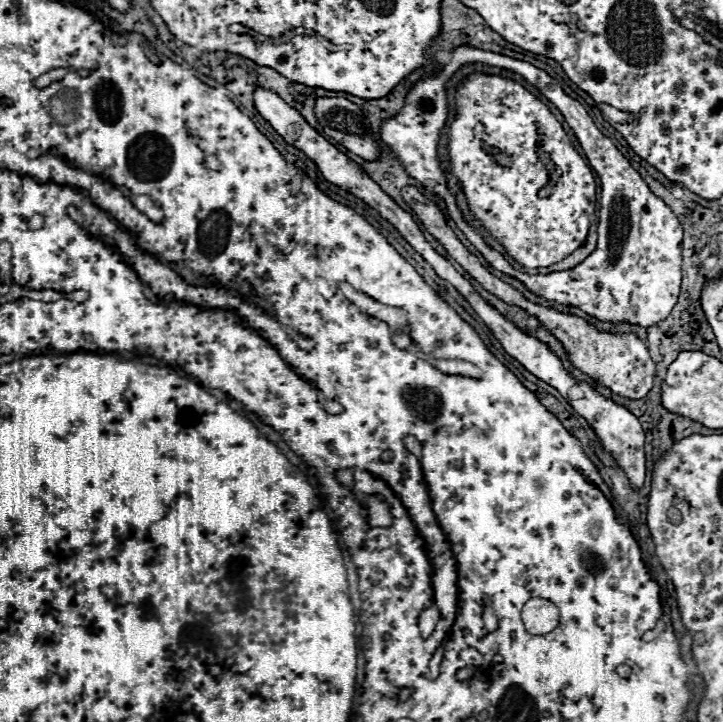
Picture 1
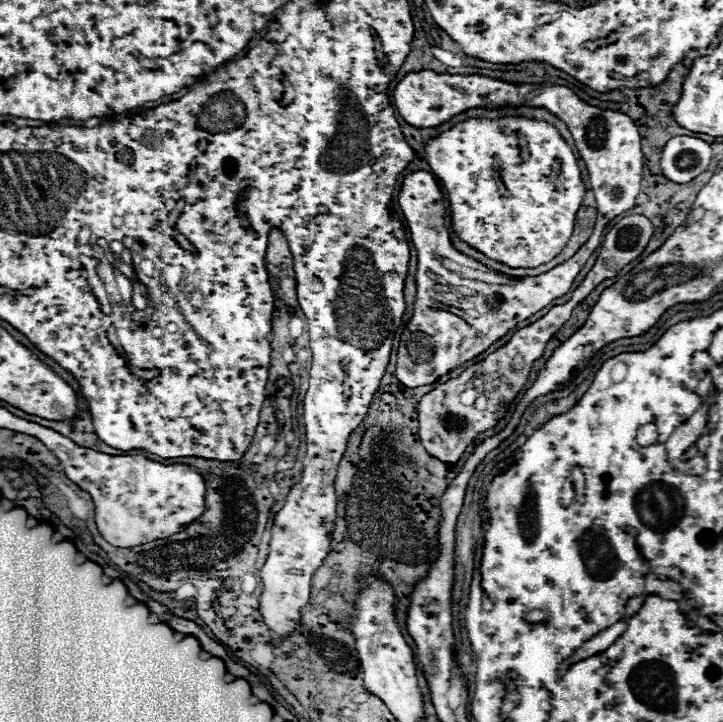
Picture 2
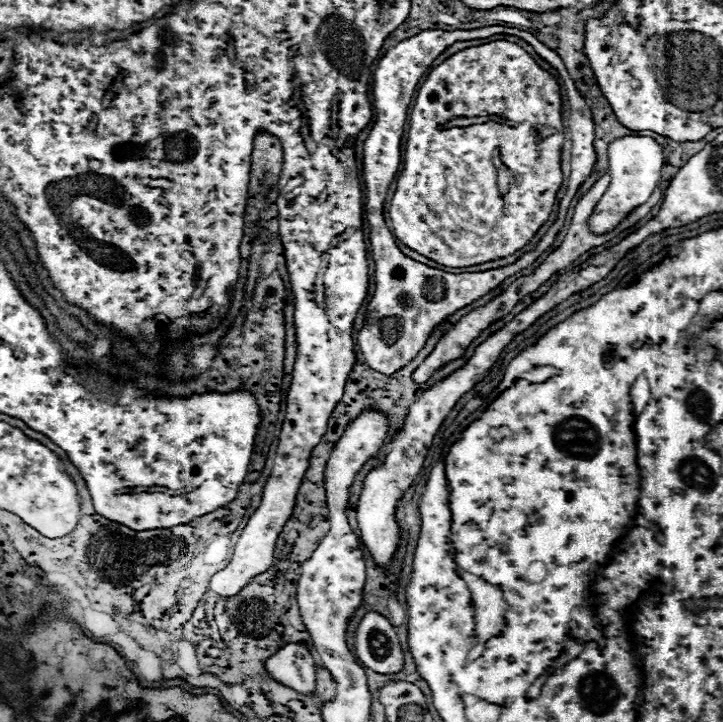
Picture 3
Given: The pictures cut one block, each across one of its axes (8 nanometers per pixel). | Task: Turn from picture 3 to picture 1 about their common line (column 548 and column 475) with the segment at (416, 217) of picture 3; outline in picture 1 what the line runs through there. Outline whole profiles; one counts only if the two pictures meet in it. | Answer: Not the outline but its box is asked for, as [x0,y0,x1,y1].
[448,74,596,268]

